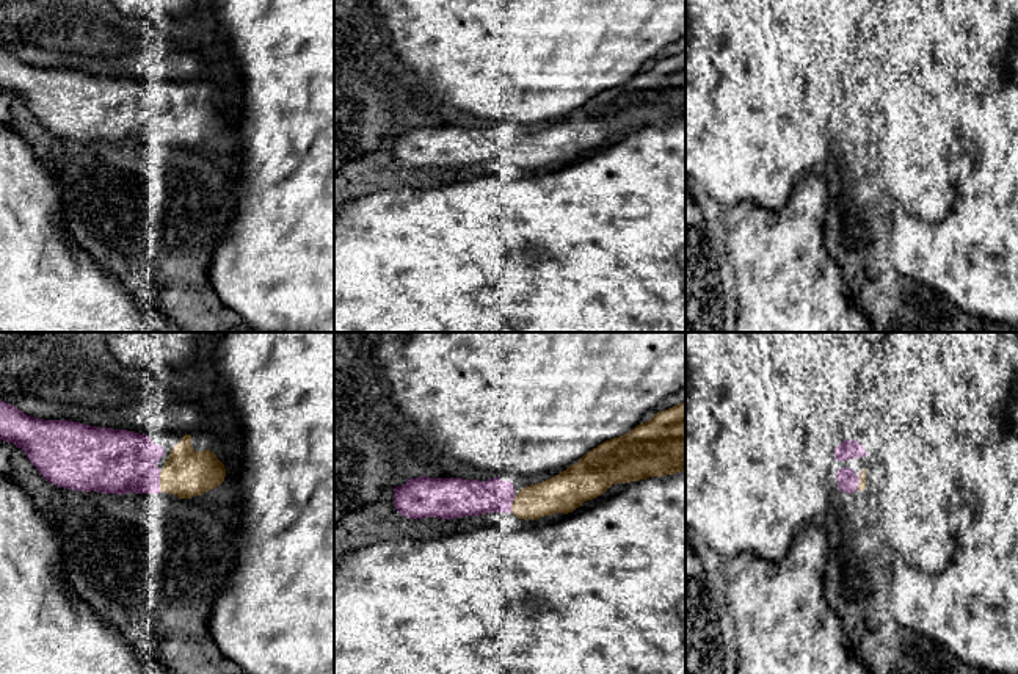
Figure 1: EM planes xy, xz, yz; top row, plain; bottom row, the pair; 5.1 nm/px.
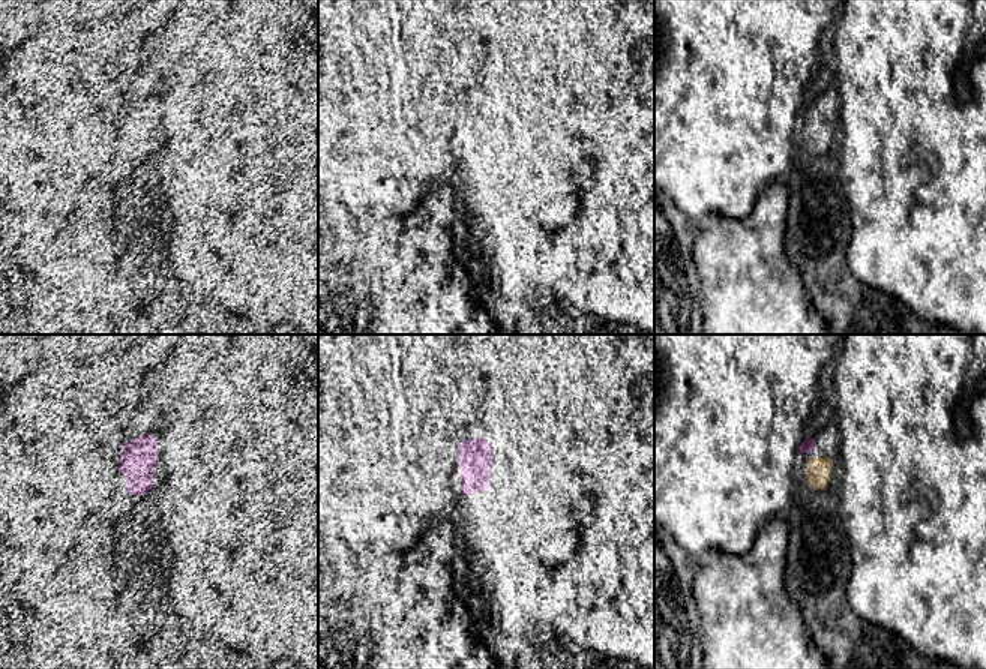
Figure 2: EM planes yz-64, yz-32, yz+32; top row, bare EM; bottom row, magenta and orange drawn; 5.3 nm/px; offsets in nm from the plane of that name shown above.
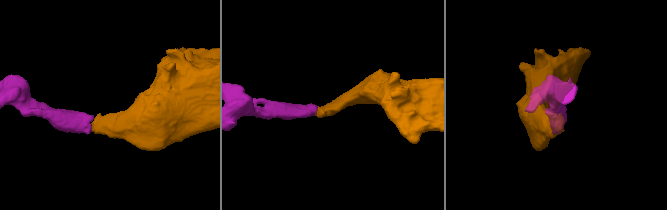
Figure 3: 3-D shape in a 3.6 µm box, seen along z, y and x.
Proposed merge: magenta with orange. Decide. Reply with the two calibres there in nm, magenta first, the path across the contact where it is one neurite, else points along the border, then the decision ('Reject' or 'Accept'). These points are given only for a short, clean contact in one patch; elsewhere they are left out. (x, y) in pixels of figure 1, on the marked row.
Thickness 340 nm (magenta) against 240 nm. Accept

